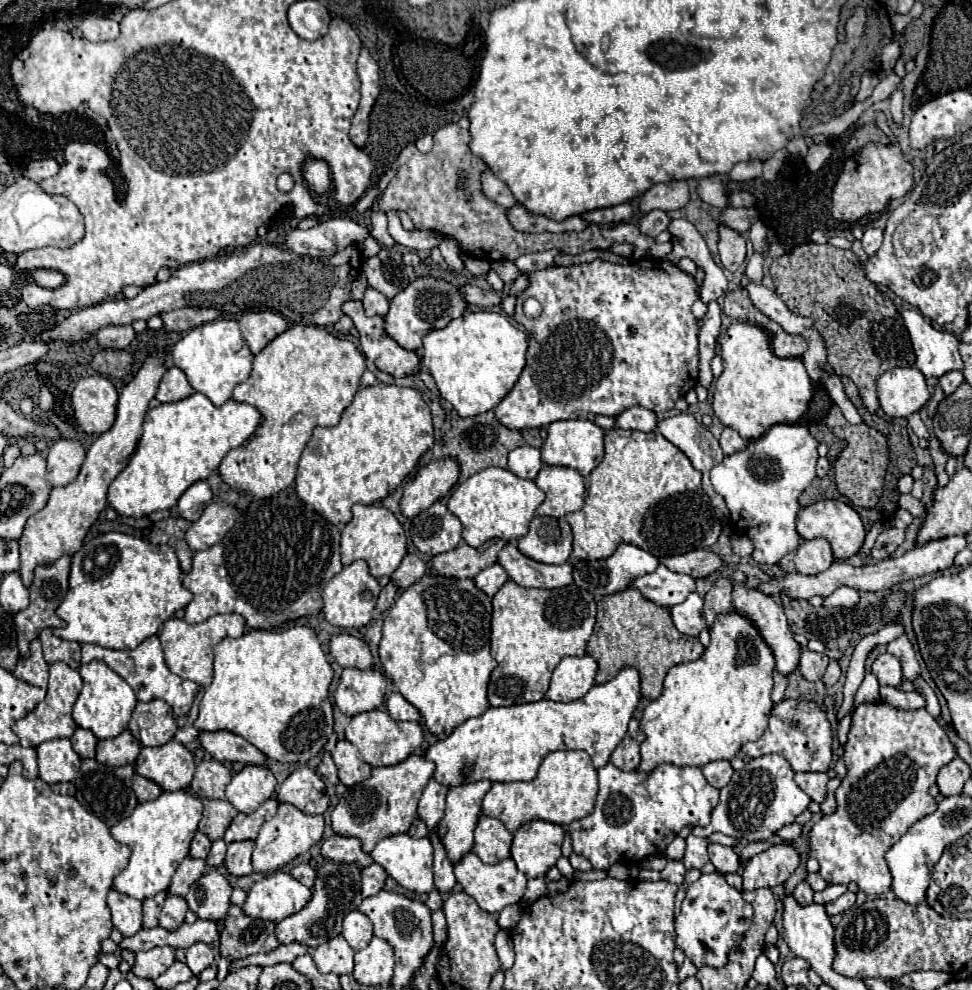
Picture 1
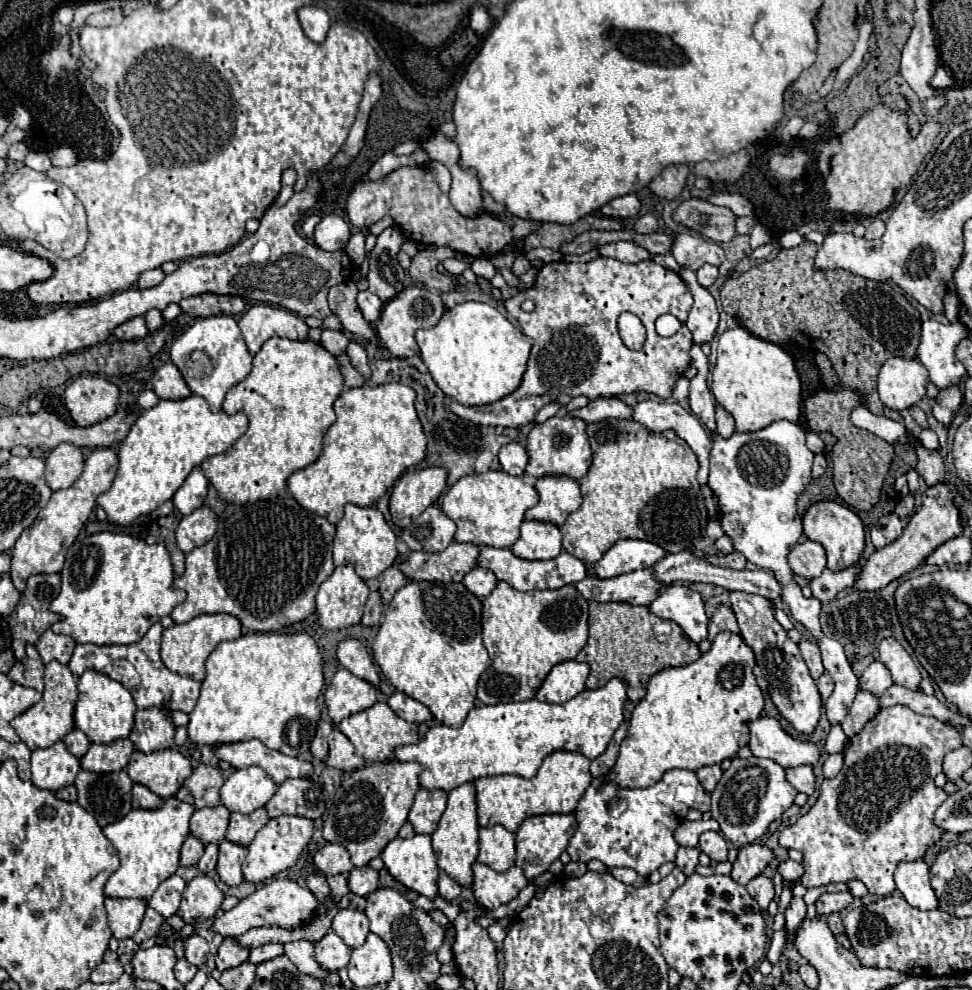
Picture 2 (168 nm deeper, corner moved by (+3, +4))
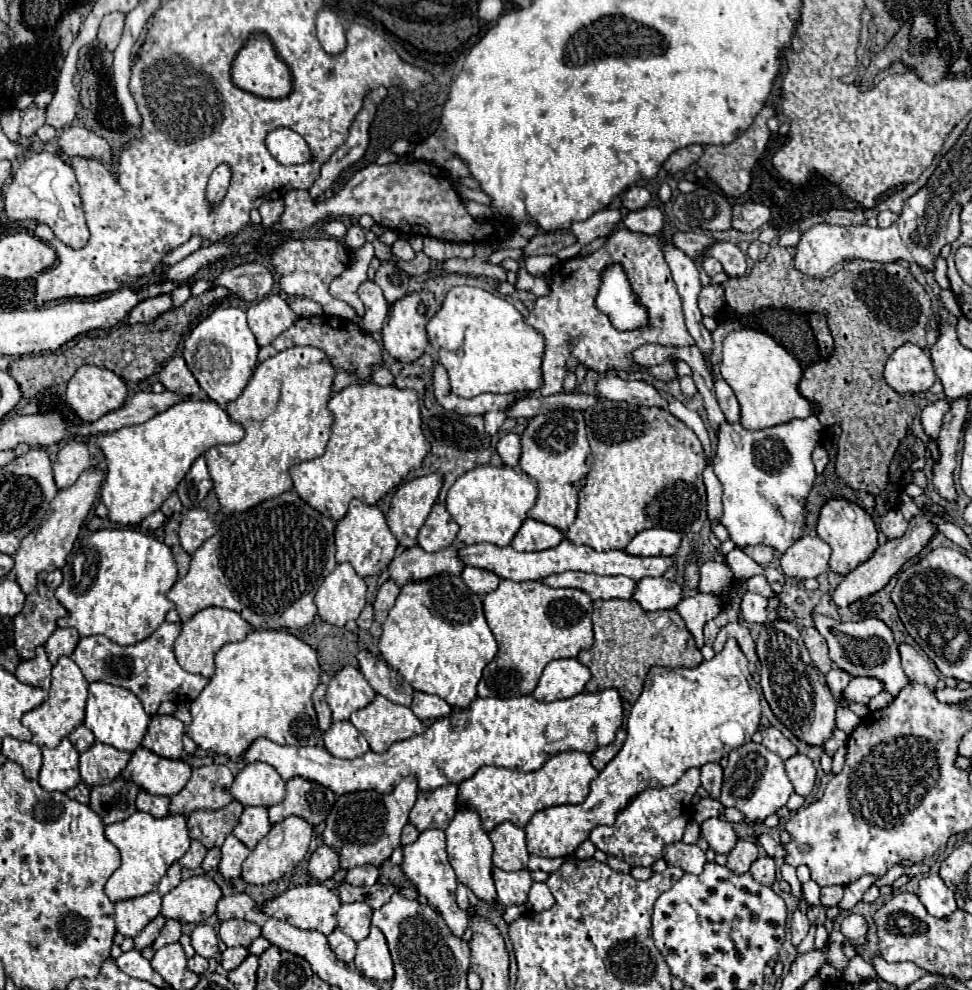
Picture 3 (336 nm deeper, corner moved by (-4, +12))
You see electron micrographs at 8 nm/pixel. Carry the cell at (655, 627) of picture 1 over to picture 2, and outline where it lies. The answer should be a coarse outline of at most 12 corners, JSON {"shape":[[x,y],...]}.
{"shape":[[589,604],[587,690],[647,680],[699,646],[647,606]]}

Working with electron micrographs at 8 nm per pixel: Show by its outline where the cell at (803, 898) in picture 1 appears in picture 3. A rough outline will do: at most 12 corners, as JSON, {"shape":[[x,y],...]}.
{"shape":[[796,910],[790,920],[792,944],[804,940],[810,920]]}

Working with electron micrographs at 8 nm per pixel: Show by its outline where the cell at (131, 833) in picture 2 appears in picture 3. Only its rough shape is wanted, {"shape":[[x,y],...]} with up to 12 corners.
{"shape":[[134,812],[106,826],[122,864],[112,902],[154,892],[190,848],[188,816]]}

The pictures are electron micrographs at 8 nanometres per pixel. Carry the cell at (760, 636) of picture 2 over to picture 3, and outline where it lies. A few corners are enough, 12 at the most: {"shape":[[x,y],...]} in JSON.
{"shape":[[794,624],[756,640],[760,686],[790,732],[822,746],[836,700]]}

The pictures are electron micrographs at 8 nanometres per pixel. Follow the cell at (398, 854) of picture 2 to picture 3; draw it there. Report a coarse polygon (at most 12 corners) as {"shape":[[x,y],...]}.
{"shape":[[442,830],[402,846],[404,874],[454,936],[468,926]]}

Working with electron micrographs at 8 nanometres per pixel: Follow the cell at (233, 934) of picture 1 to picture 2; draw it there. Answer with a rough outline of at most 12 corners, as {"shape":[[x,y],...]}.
{"shape":[[225,938],[217,952],[217,970],[243,964],[249,956],[233,938]]}

